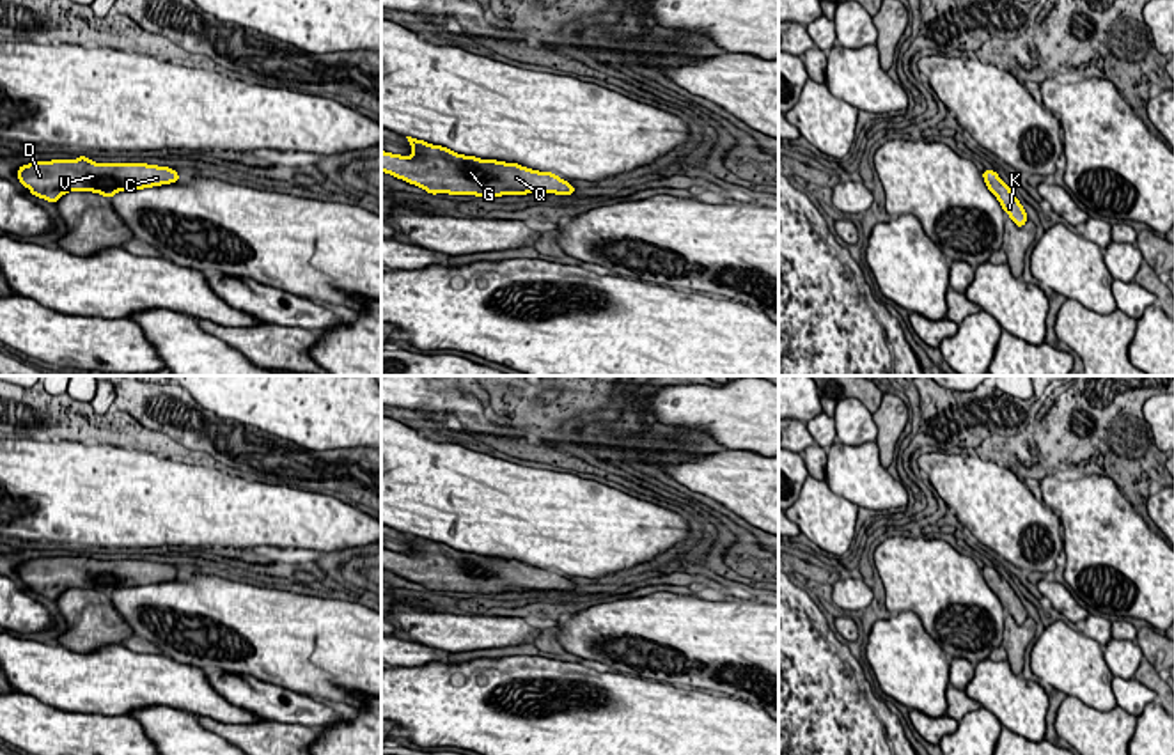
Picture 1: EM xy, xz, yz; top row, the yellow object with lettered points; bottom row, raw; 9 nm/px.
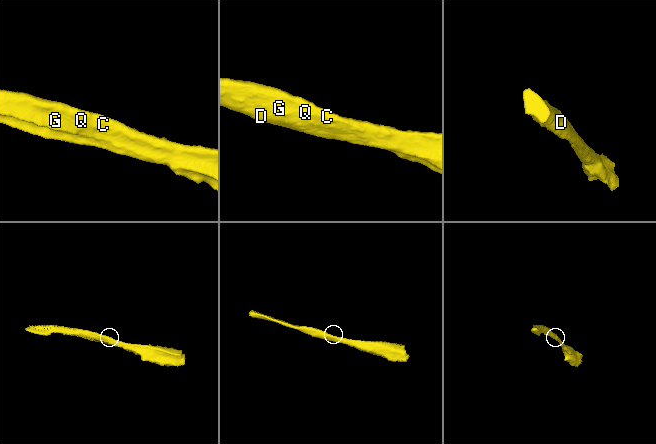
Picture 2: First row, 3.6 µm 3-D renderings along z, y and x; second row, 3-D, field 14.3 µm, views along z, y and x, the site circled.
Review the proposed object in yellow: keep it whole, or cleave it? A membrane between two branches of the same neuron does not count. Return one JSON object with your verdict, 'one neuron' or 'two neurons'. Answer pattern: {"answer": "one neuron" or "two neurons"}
{"answer": "one neuron"}

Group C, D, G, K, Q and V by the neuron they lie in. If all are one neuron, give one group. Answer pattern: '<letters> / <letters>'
C D G K Q V

